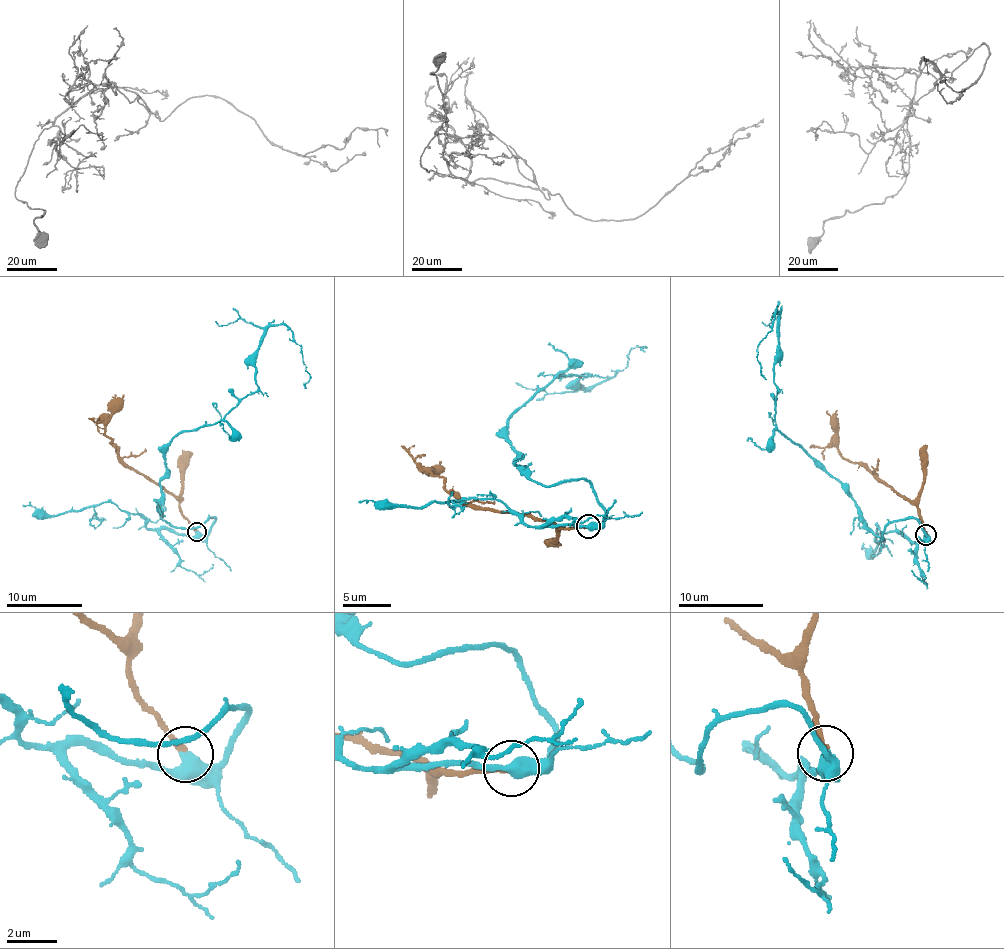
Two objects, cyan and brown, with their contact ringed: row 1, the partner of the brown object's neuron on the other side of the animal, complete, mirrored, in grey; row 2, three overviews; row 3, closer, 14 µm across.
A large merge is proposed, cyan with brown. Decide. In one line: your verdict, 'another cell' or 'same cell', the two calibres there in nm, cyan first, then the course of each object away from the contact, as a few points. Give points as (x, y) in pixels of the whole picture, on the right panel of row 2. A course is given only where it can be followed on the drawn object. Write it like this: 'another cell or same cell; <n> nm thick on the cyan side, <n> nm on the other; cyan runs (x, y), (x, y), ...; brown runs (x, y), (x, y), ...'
same cell; 440 nm thick on the cyan side, 200 nm on the other; cyan runs (926, 534), (913, 518), (892, 521), (882, 541), (845, 489), (776, 426), (778, 310), (759, 344), (766, 378); brown runs (926, 534), (920, 509), (841, 454), (839, 438), (826, 411)

